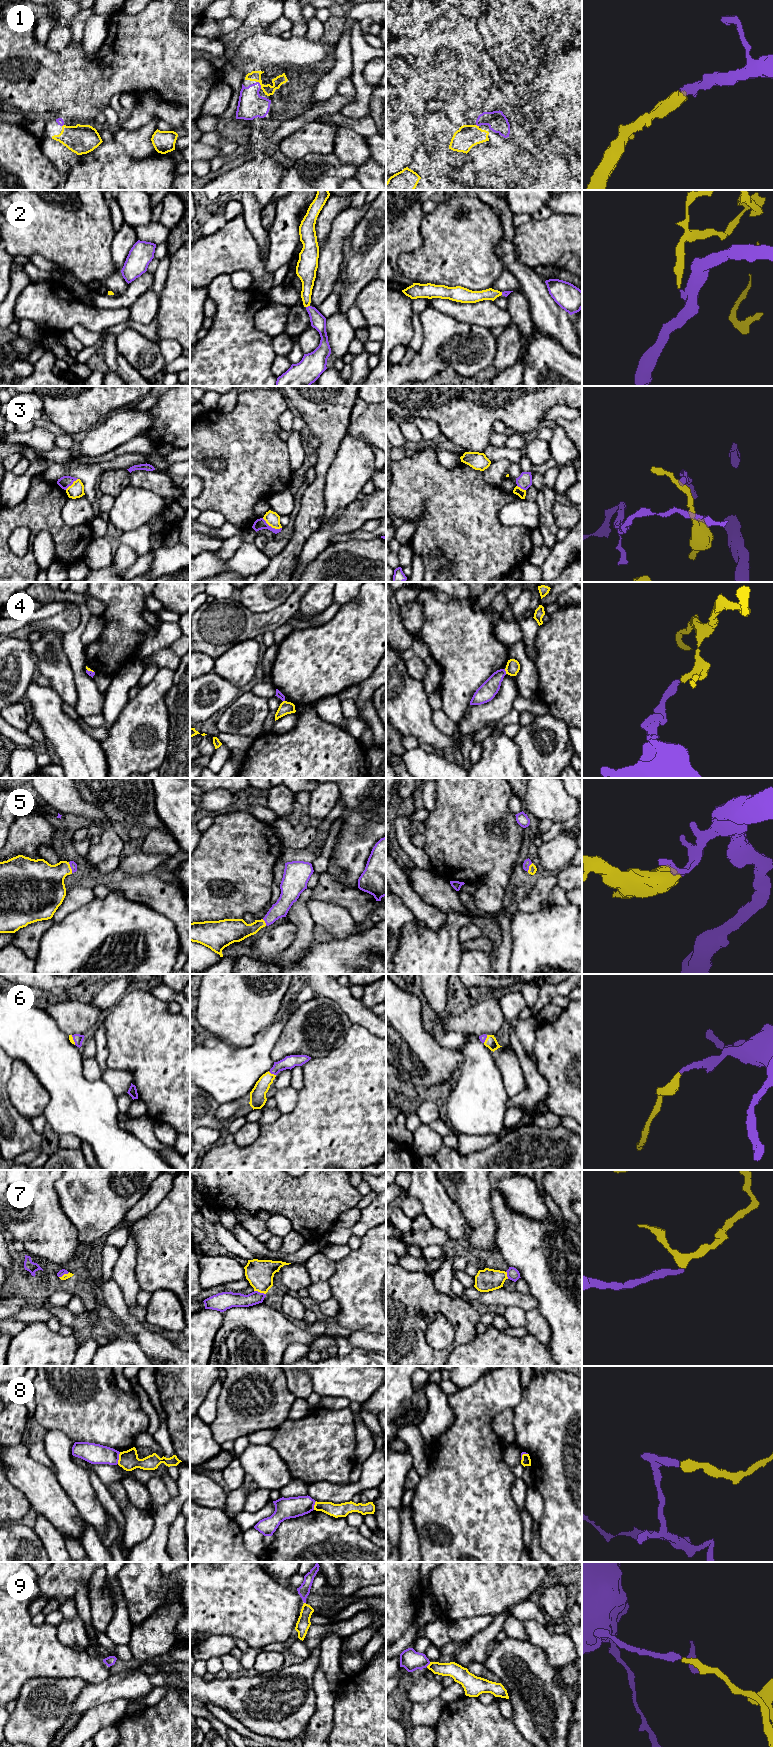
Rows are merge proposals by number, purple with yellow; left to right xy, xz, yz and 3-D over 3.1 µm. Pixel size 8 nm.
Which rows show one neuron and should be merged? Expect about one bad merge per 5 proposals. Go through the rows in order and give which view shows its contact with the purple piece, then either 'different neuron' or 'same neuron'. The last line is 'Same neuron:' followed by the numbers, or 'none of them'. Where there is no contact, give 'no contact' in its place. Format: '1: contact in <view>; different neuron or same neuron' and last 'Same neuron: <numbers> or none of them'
1: contact in xz; same neuron
2: contact in xz; same neuron
3: contact in xz; same neuron
4: contact in yz; different neuron
5: contact in xy; same neuron
6: contact in xz; same neuron
7: contact in xz; same neuron
8: contact in xy; different neuron
9: contact in yz; same neuron
Same neuron: 1, 2, 3, 5, 6, 7, 9

